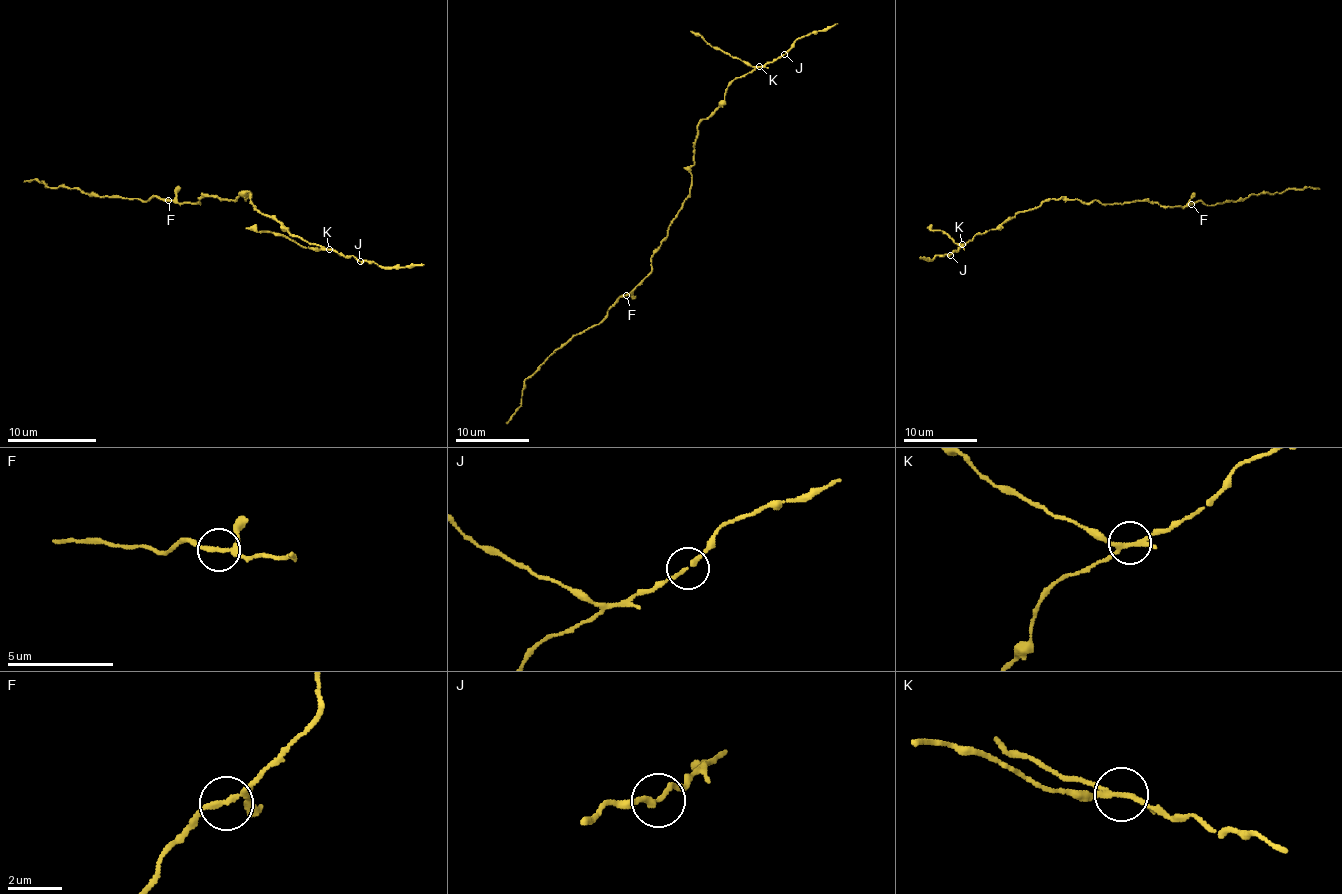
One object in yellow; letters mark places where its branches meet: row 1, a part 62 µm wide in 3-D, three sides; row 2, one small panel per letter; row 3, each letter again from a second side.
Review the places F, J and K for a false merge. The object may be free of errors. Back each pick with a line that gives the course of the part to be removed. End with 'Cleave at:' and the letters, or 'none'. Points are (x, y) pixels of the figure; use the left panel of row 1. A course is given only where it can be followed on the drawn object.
K: foreign part runs (329, 249), (311, 249), (269, 231), (246, 227)
Cleave at: K

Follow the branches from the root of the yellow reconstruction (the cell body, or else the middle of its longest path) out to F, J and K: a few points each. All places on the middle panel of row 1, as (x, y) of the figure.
F: (678, 212), (668, 227), (668, 236), (652, 258), (652, 271), (626, 295)
J: (678, 212), (690, 186), (698, 125), (718, 106), (735, 79), (785, 55)
K: (678, 212), (690, 186), (698, 125), (718, 106), (735, 79), (752, 73), (759, 66)

